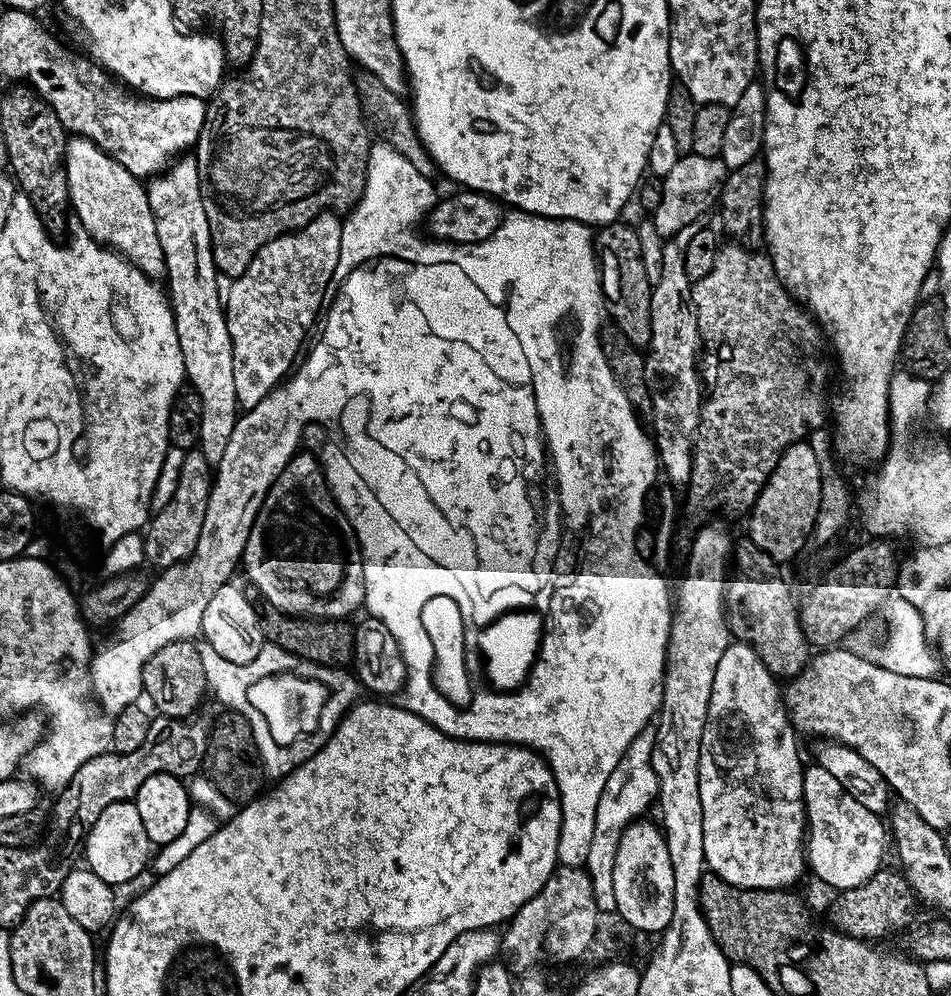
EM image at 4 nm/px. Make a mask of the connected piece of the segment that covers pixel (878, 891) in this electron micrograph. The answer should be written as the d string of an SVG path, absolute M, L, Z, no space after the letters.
M878 871L862 886L843 889L837 896L840 897L832 904L831 923L837 932L845 932L859 940L879 941L879 936L886 935L891 928L900 928L912 920L914 893L899 871Z

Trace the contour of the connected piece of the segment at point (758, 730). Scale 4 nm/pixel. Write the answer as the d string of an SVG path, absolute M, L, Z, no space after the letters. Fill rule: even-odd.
M729 643L726 654L714 670L714 690L710 690L710 710L706 710L706 730L702 730L702 750L698 762L698 794L702 802L702 850L707 871L722 878L727 884L739 888L783 888L787 889L803 872L806 872L806 809L804 807L805 761L800 761L800 748L796 745L798 733L792 727L792 718L784 707L782 688L777 677L758 658L751 644Z

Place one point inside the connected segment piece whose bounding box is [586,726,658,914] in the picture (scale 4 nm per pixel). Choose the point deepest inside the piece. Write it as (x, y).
(632, 787)

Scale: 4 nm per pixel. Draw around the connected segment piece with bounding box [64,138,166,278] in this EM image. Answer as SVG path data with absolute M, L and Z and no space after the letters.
M72 138L64 146L64 169L68 183L68 203L76 211L85 233L119 252L128 263L146 275L160 278L165 275L162 242L158 242L158 230L154 226L154 214L150 210L147 187L112 156L107 156L94 142Z

